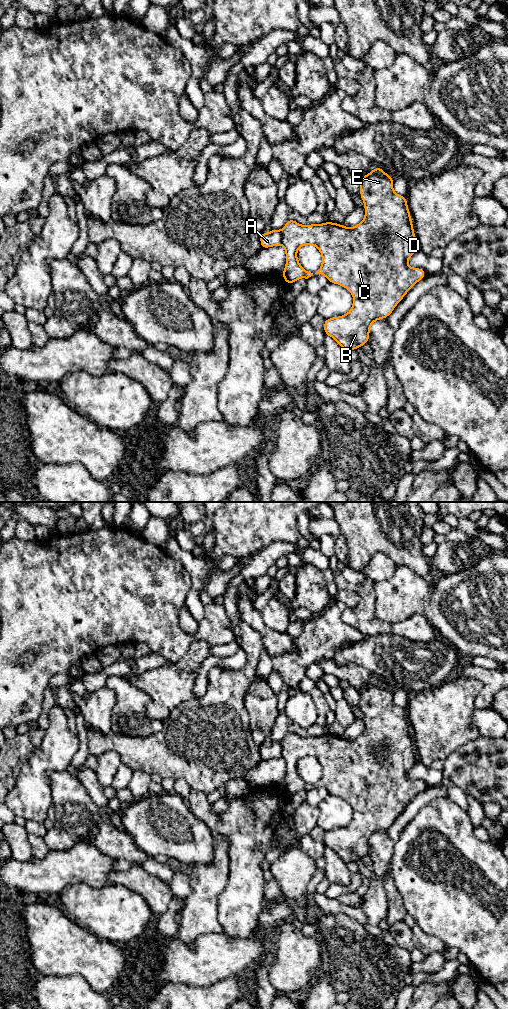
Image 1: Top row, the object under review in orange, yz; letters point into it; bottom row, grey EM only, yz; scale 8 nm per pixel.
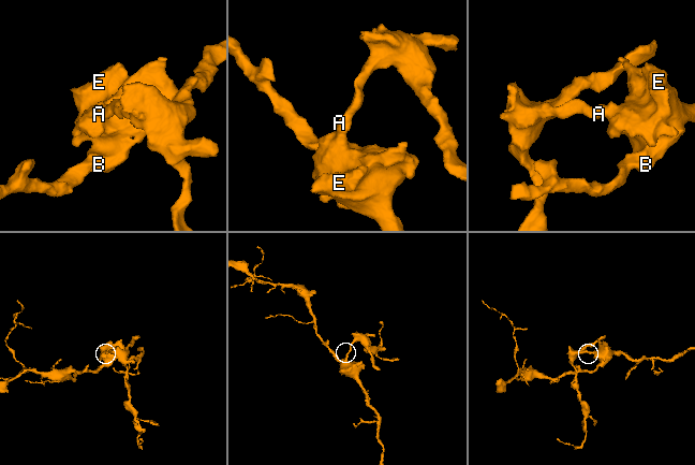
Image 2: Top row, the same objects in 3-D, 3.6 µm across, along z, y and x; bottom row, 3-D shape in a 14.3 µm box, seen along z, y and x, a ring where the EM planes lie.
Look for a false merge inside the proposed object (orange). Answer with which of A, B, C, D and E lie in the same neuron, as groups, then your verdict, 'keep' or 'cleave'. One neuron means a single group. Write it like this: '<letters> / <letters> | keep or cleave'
A / B C D E | cleave

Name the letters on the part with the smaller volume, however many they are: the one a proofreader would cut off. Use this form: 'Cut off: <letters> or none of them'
Cut off: A

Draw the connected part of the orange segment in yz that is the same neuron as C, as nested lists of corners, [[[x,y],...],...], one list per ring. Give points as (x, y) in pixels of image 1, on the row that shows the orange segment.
[[[377,166],[360,179],[360,197],[365,204],[365,217],[352,228],[330,221],[318,225],[308,224],[304,226],[298,224],[292,218],[286,222],[281,230],[281,241],[287,259],[282,277],[288,285],[300,278],[308,279],[313,275],[300,265],[297,258],[298,249],[309,244],[316,246],[322,255],[321,267],[315,274],[325,276],[330,283],[343,286],[353,295],[353,306],[347,314],[324,319],[325,335],[335,339],[346,352],[356,350],[369,342],[371,325],[376,320],[387,318],[406,293],[427,275],[422,268],[411,268],[407,263],[418,249],[417,241],[407,206],[407,197],[398,195],[393,190],[393,181],[394,177],[389,176],[382,168]]]

